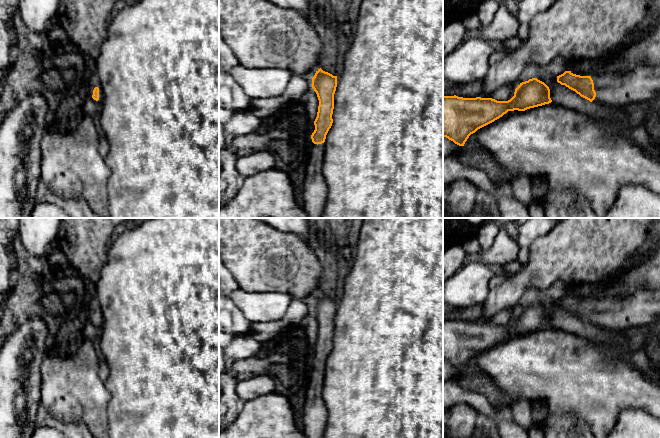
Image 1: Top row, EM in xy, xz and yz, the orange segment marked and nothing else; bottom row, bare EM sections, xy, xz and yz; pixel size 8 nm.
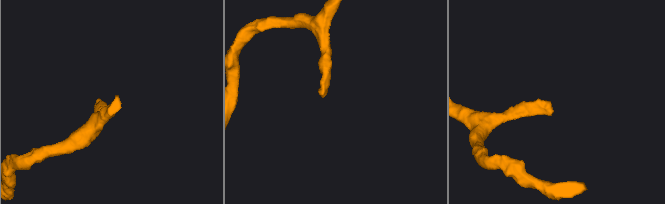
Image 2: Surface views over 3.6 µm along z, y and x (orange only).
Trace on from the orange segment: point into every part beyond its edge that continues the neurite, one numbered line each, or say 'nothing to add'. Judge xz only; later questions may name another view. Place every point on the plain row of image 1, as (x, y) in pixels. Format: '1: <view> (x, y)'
1: xz (314, 413)

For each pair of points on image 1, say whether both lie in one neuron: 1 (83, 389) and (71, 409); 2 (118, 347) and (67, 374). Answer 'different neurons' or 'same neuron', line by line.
1: same neuron
2: different neurons

